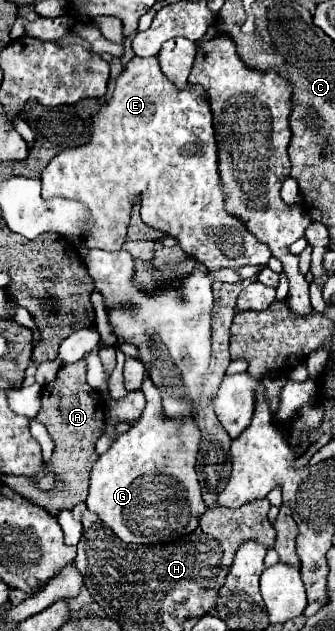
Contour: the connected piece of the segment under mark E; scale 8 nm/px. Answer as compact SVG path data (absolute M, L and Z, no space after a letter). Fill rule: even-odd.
M134 56L126 64L120 78L116 80L112 100L104 102L92 116L90 142L92 138L100 142L100 154L92 154L92 162L76 162L80 146L68 148L56 154L40 176L44 200L60 196L82 202L88 208L90 222L94 224L88 228L88 234L84 236L84 244L88 248L120 250L122 242L126 240L132 200L136 196L142 196L144 222L152 228L158 228L174 236L184 248L184 252L202 262L210 272L244 264L267 265L272 256L268 246L256 242L256 236L250 234L250 230L240 222L240 218L228 214L224 206L224 192L220 186L220 172L216 166L218 154L216 136L212 130L212 110L208 106L208 94L204 92L202 86L188 84L186 88L180 90L164 76L156 56L150 58Z

